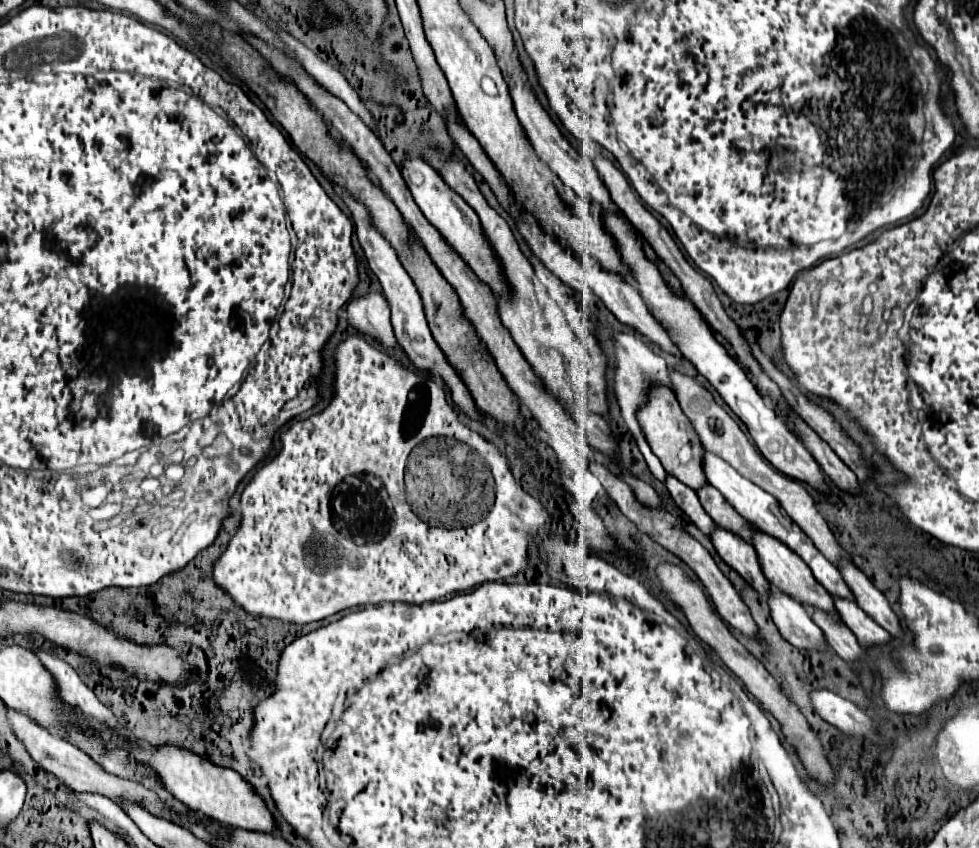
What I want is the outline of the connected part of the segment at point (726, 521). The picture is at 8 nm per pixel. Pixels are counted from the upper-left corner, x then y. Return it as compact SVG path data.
M706 483L704 487L700 487L698 491L700 503L706 509L706 513L722 527L730 529L732 533L740 535L744 541L750 541L750 531L746 529L744 519L736 513L736 509L722 497L722 493L718 493L718 489L714 489L714 485Z

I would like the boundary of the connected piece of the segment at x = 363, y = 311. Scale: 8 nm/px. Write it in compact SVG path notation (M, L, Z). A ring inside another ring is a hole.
M380 289L354 297L348 303L346 313L350 325L354 325L358 331L372 335L382 345L396 347L396 337L390 325L390 303Z

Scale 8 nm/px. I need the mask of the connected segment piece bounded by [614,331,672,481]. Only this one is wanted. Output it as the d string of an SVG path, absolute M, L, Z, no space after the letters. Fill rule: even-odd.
M624 331L614 333L614 357L616 357L616 361L614 361L614 397L616 397L616 403L618 403L618 407L620 407L622 419L624 419L626 427L628 427L628 431L632 433L632 437L636 439L636 445L638 445L638 449L642 451L642 455L644 455L644 459L646 459L646 463L648 463L652 475L654 475L658 481L664 481L666 471L664 471L660 459L658 459L658 457L652 453L652 449L648 447L648 443L646 443L646 439L644 439L644 433L642 433L640 427L638 427L638 421L636 421L636 413L634 413L634 411L644 403L646 387L652 387L654 381L658 381L658 385L662 383L662 385L666 385L666 387L672 387L672 385L670 385L670 379L668 379L666 361L664 361L660 355L656 355L656 353L642 341L640 335L636 335L636 333L624 333Z

